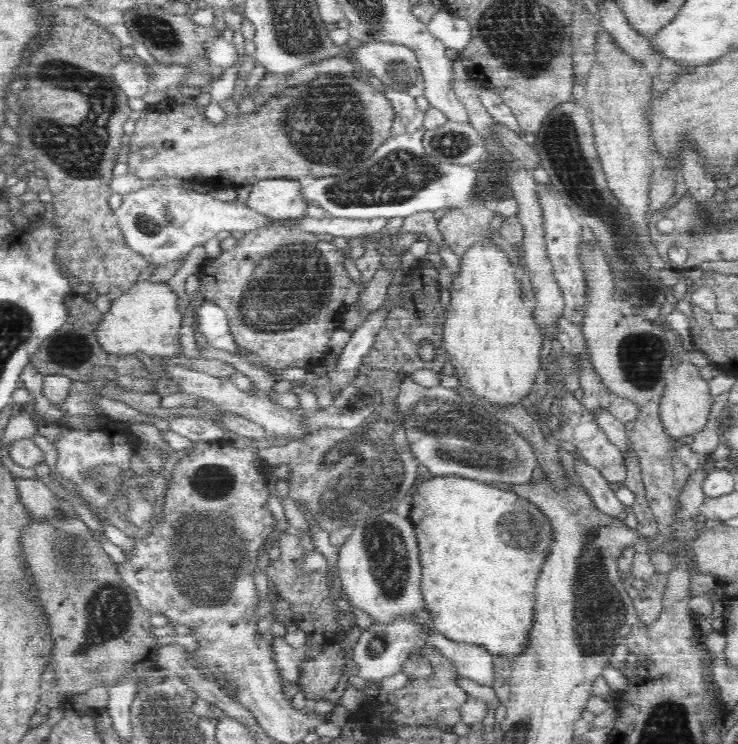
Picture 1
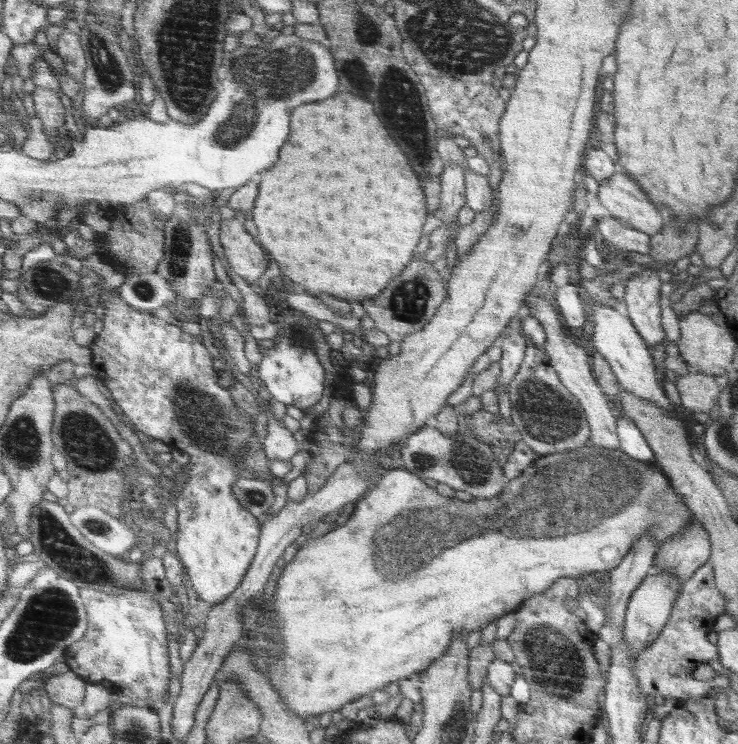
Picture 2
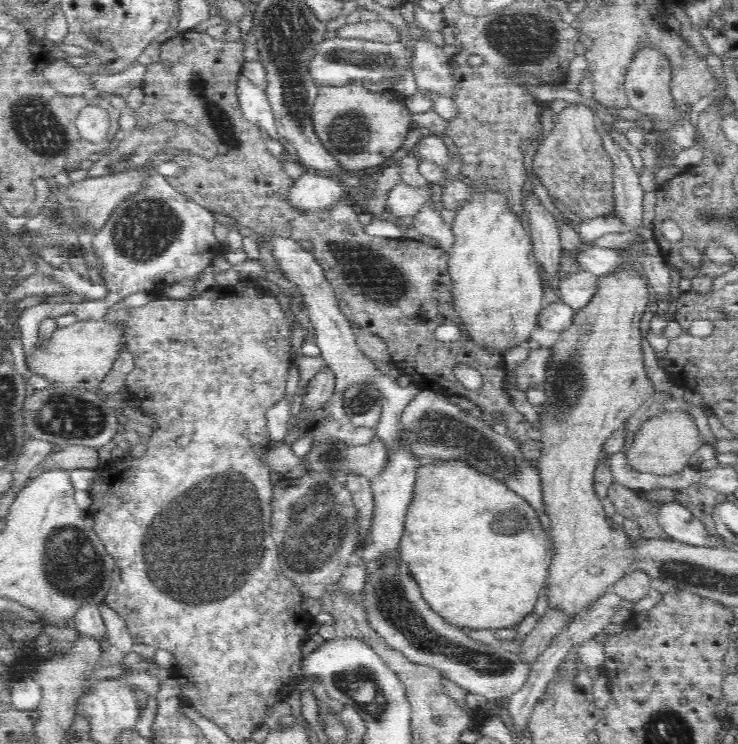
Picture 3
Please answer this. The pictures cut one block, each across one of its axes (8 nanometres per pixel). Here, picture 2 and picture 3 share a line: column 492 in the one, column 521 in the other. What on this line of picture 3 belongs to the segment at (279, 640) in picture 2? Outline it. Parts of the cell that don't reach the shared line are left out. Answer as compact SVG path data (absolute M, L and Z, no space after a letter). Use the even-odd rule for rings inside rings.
M423 463L416 470L415 484L413 485L412 501L409 502L408 512L405 513L404 533L401 536L399 547L400 556L406 560L406 565L414 576L416 584L419 584L424 600L431 605L434 612L438 612L446 621L456 627L472 628L472 630L490 631L506 627L514 627L534 610L534 605L539 599L540 591L544 590L548 576L547 552L548 534L542 529L535 508L528 504L522 496L510 490L506 483L486 476L470 468L468 464L435 464Z

